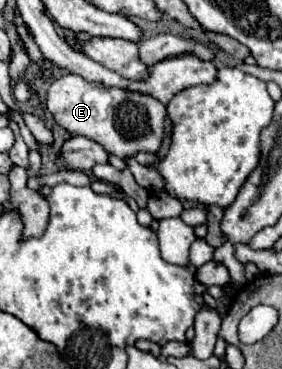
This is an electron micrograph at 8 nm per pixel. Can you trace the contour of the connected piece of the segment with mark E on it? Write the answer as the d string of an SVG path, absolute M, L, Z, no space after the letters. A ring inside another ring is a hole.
M64 75L52 81L46 101L54 119L72 135L84 135L100 143L110 155L132 157L140 151L156 153L166 135L166 105L152 95L88 83L80 75Z

